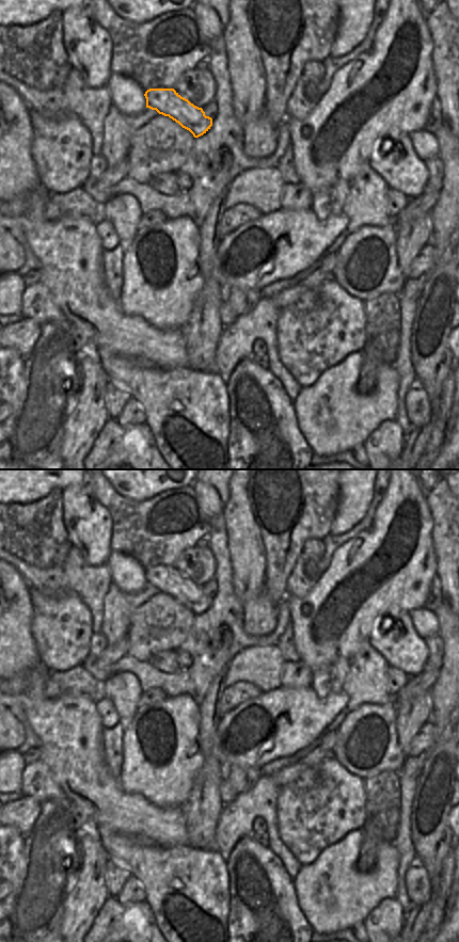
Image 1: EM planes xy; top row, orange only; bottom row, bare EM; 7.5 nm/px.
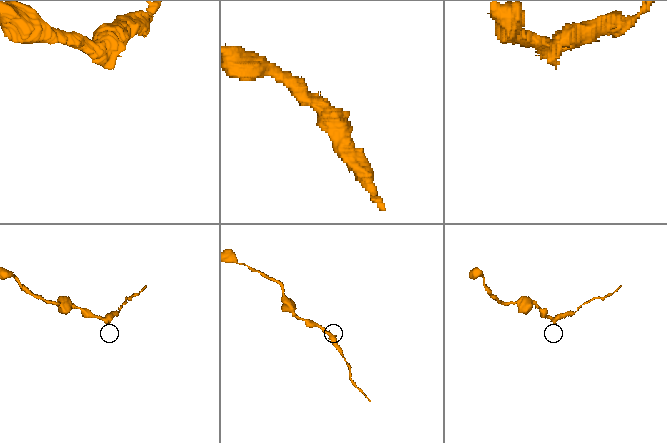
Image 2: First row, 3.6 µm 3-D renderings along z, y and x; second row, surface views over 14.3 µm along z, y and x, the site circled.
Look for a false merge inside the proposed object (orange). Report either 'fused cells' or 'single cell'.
fused cells

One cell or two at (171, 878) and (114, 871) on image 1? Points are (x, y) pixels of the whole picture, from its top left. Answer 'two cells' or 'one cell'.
two cells

